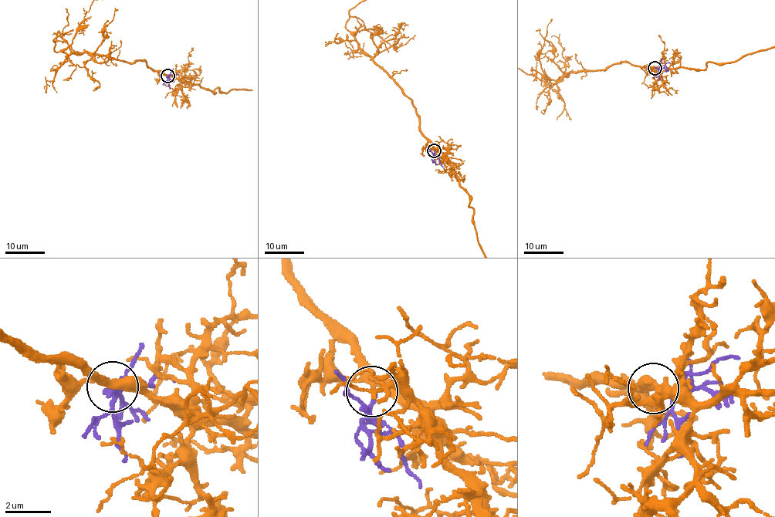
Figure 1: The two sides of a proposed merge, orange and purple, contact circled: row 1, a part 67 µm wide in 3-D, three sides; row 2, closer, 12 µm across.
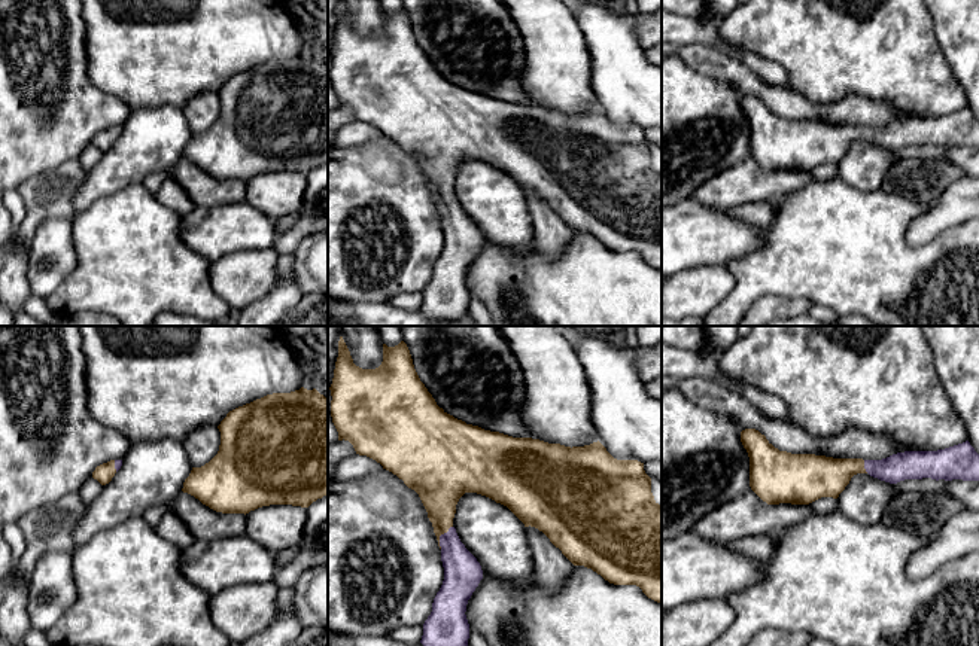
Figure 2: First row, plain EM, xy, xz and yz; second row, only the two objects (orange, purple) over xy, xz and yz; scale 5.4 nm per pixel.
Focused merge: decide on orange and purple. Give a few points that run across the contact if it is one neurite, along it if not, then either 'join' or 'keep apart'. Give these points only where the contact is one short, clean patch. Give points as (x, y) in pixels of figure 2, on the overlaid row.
line xz (440, 488), (440, 535), (450, 545), (462, 573); join

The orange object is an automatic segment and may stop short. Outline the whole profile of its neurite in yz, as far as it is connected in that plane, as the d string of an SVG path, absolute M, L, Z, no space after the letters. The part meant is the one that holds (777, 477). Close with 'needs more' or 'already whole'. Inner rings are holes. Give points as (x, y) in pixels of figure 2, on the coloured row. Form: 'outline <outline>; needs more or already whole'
outline M755 429L741 432L741 442L750 457L750 487L767 505L809 505L821 497L837 499L857 473L869 473L881 481L897 484L904 479L963 479L979 481L979 454L969 441L937 451L904 451L882 460L833 458L815 454L791 454L775 448Z; needs more

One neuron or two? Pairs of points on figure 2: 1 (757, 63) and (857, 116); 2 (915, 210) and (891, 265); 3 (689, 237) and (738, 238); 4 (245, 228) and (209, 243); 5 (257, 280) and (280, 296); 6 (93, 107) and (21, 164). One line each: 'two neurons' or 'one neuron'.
1: two neurons
2: one neuron
3: one neuron
4: one neuron
5: two neurons
6: one neuron

